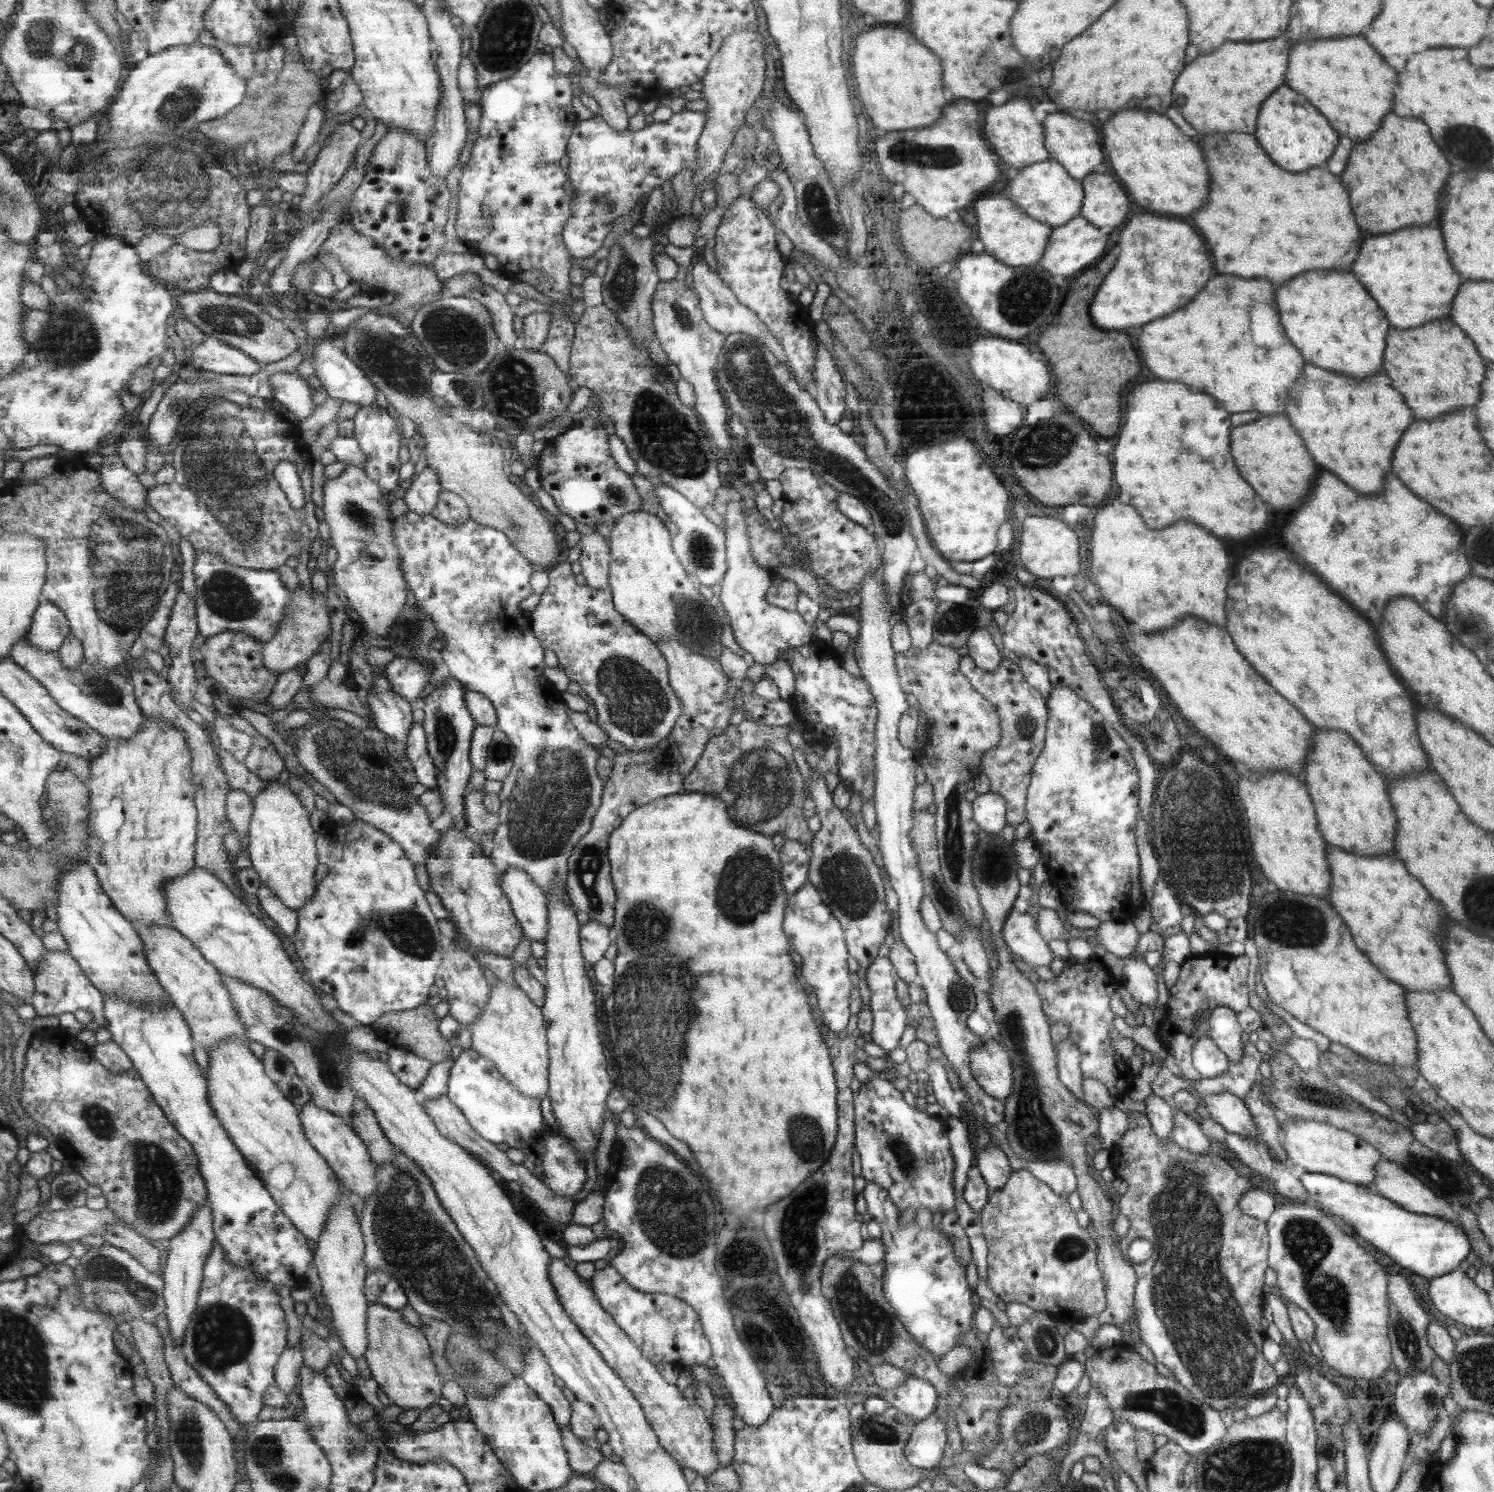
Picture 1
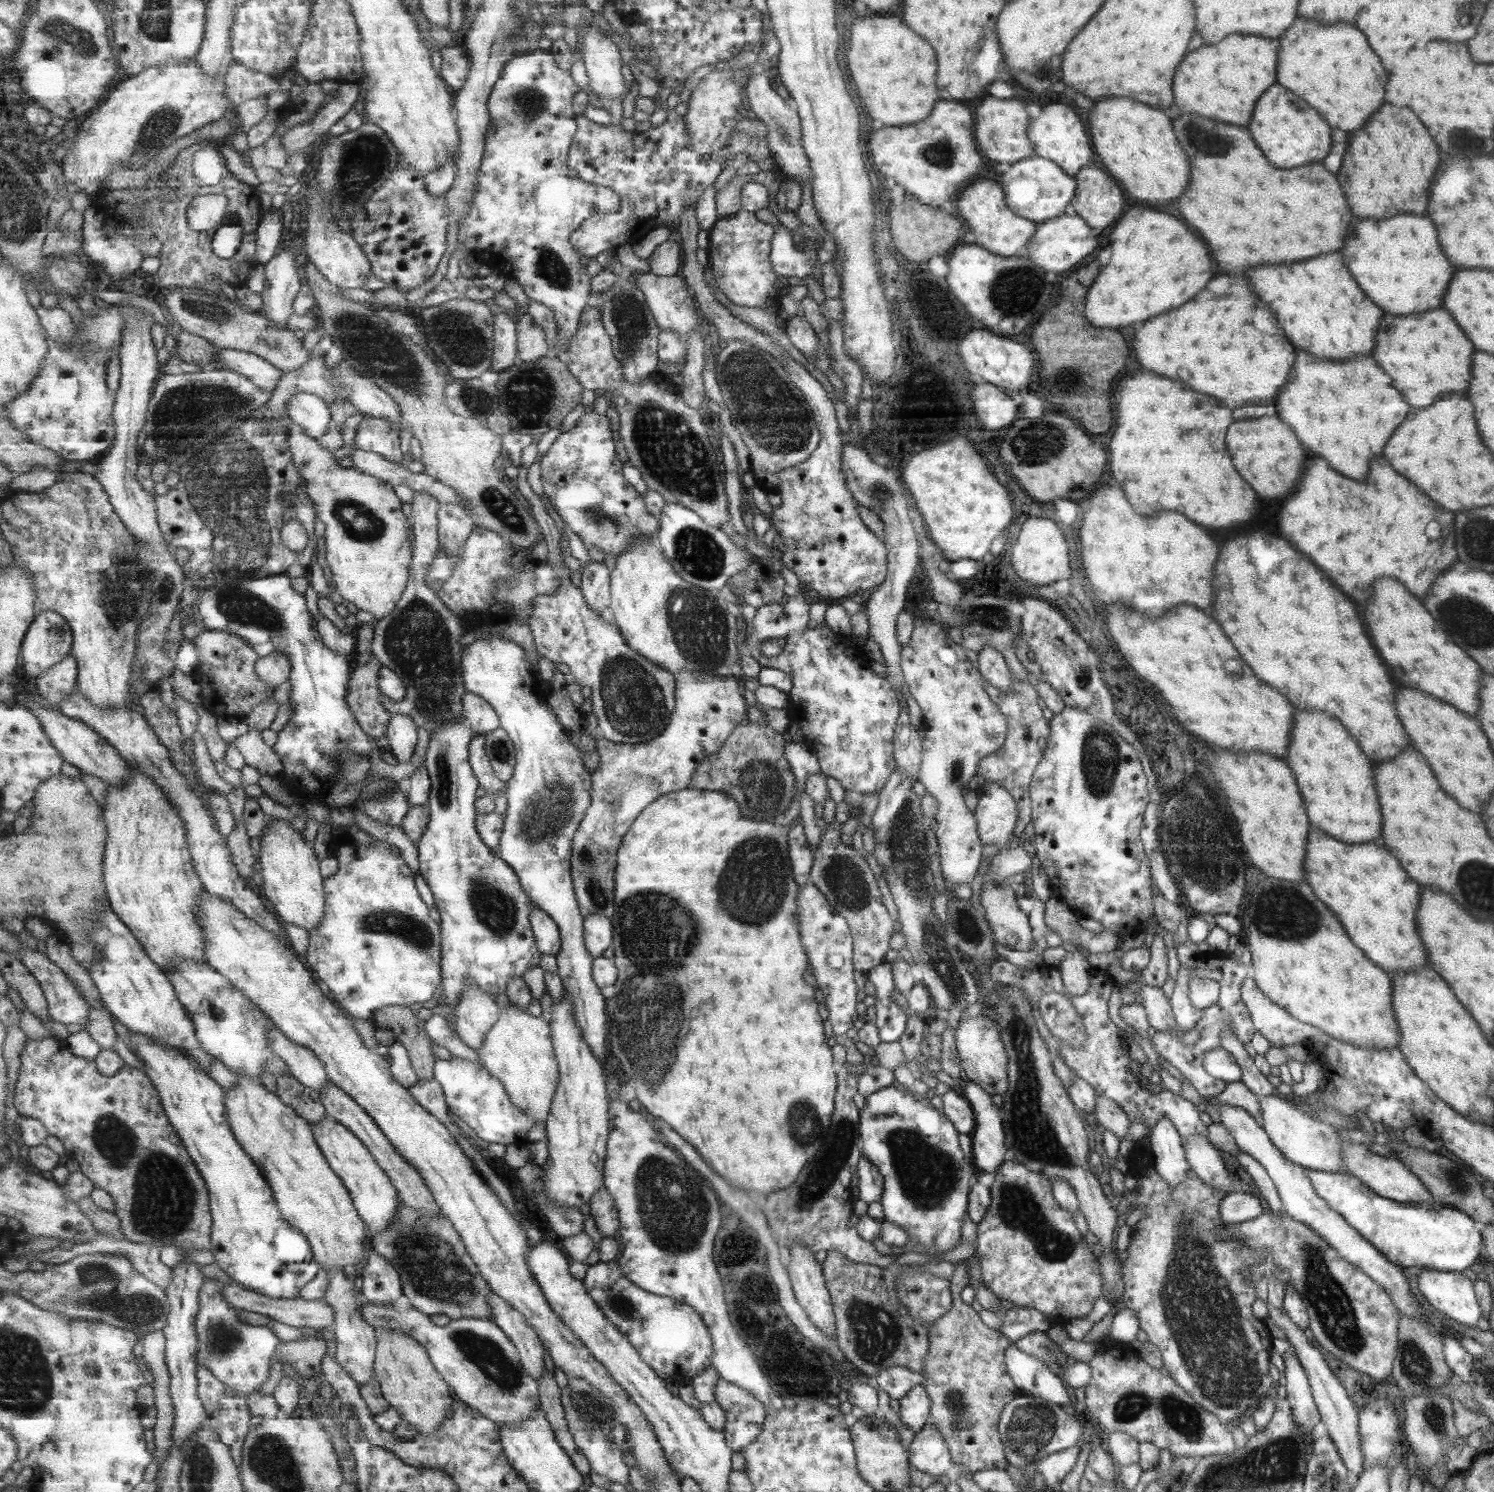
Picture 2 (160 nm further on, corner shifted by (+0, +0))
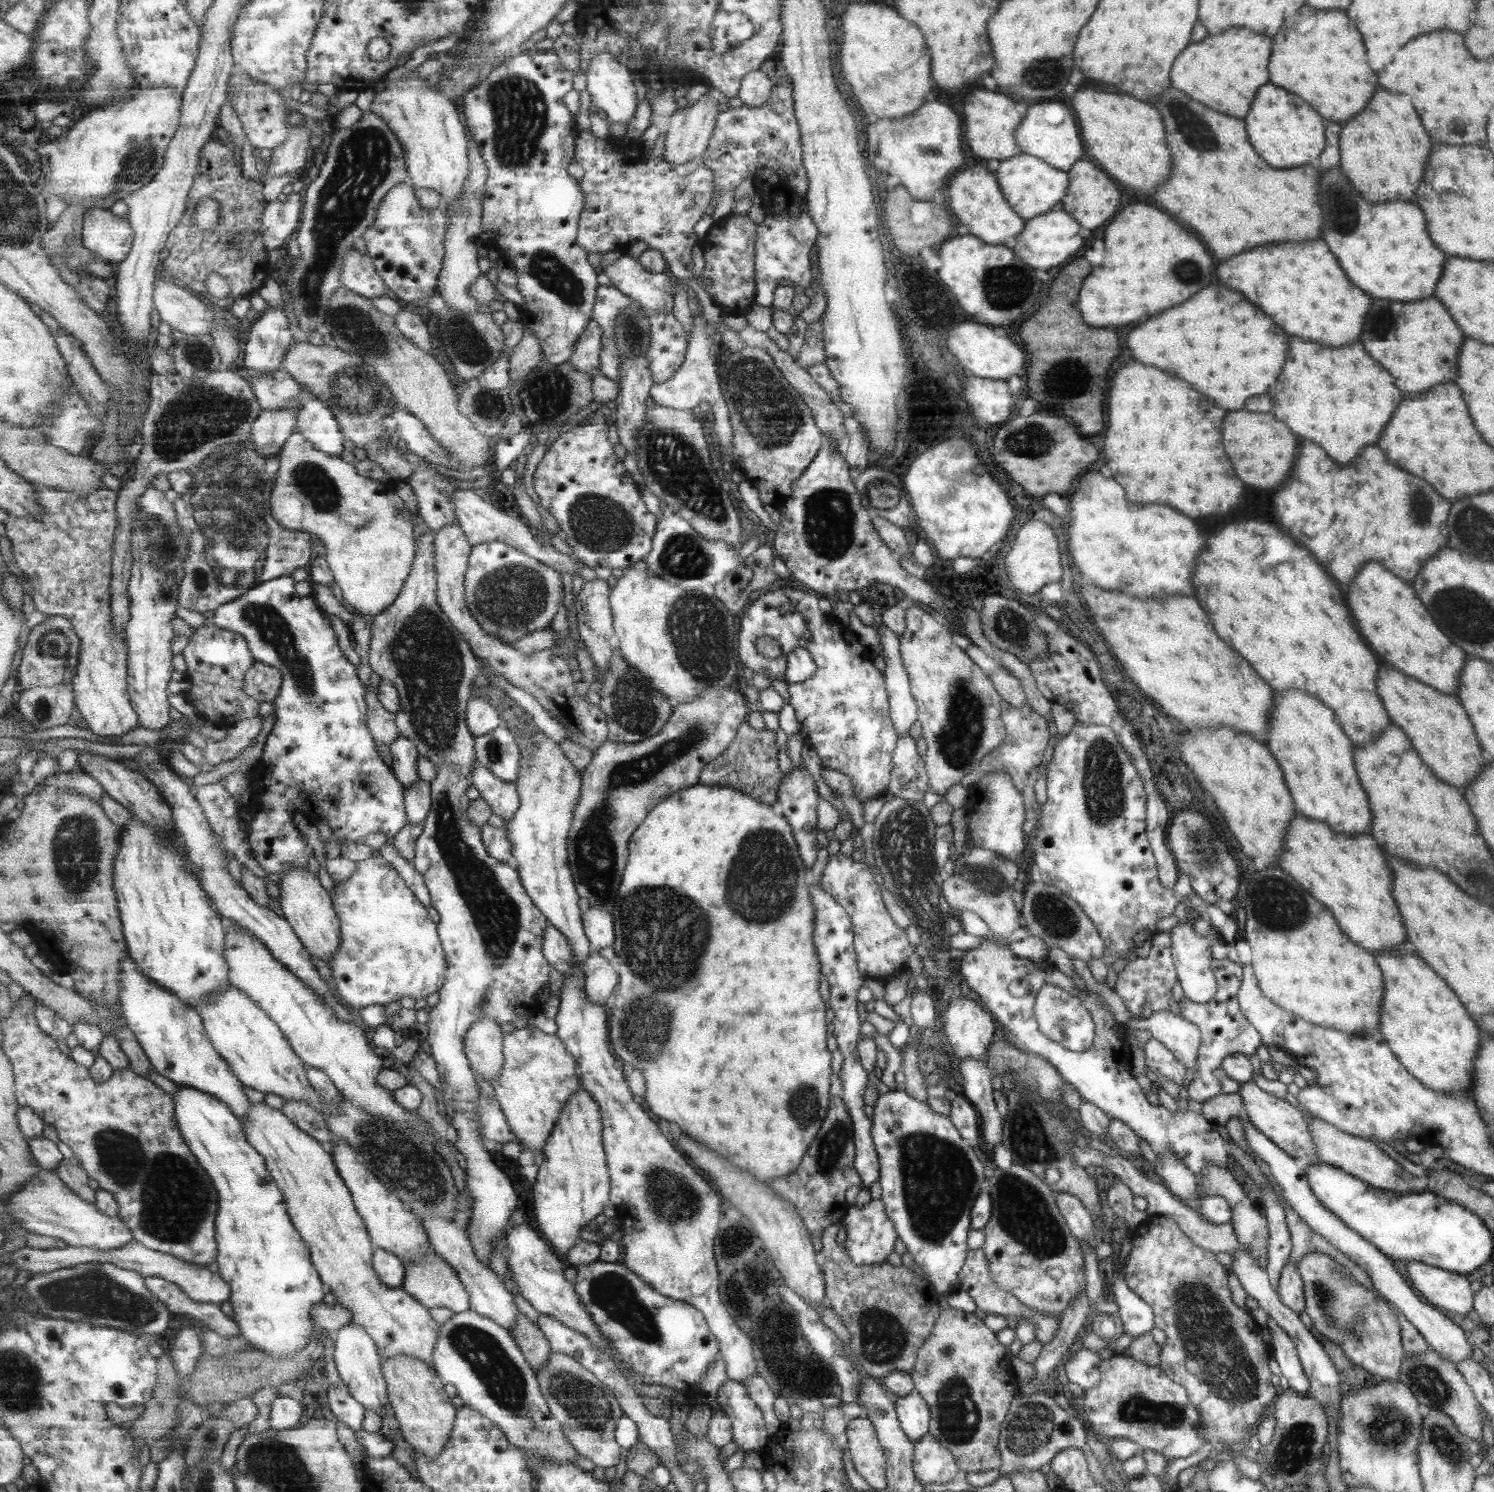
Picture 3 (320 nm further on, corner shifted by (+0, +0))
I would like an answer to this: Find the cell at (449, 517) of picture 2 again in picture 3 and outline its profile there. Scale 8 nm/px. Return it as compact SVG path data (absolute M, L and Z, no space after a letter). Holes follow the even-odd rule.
M456 520L443 530L436 532L434 543L439 603L456 629L471 644L472 651L478 660L484 666L490 666L492 672L503 676L513 686L533 695L542 708L562 724L569 740L593 752L599 750L610 740L608 716L600 704L592 703L587 696L579 696L579 690L575 688L577 682L573 678L574 672L571 672L568 660L553 649L545 649L530 655L522 653L513 645L490 635L469 610L465 600L465 583L473 547L469 544L469 539L460 522Z

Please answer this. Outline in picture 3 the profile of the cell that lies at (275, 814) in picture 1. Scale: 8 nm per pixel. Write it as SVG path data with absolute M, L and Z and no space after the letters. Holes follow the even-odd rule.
M290 868L287 872L283 872L283 879L278 888L279 906L283 917L293 926L294 932L313 957L327 964L331 963L342 945L341 920L337 916L331 893L321 886L317 873L313 875L307 868Z

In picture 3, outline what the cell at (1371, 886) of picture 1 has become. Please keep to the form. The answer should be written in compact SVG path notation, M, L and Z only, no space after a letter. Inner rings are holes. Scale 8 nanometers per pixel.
M1293 816L1293 824L1288 826L1289 832L1284 836L1285 852L1281 852L1281 860L1276 860L1279 868L1289 872L1305 892L1313 892L1313 896L1337 916L1337 924L1345 928L1349 940L1361 944L1361 948L1369 948L1373 954L1379 948L1393 948L1405 942L1401 914L1391 898L1389 870L1368 833L1336 833L1323 822L1301 816Z

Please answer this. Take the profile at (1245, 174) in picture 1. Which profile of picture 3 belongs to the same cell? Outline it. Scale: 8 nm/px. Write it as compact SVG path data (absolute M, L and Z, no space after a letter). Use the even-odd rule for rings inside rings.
M1175 88L1161 92L1153 104L1157 104L1157 108L1161 108L1161 116L1165 116L1165 128L1169 128L1169 148L1173 148L1173 176L1157 188L1153 200L1167 212L1173 212L1173 218L1191 226L1201 240L1209 244L1213 256L1225 260L1245 248L1255 248L1269 242L1301 242L1319 236L1323 220L1315 196L1317 172L1313 168L1307 165L1289 170L1269 168L1249 146L1243 120L1229 118L1199 102L1193 102Z

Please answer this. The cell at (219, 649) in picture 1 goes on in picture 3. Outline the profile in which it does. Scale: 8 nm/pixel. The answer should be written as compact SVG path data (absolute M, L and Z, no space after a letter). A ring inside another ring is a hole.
M211 623L202 624L189 638L182 656L186 663L185 672L191 681L187 699L209 722L230 729L239 721L255 718L259 714L261 702L245 693L245 675L257 660L242 634Z

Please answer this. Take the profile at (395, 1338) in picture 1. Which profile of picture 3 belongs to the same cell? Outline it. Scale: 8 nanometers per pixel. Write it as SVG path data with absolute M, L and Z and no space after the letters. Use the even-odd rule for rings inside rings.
M398 1354L383 1360L382 1368L385 1380L388 1381L389 1402L394 1409L395 1417L399 1420L405 1441L413 1446L415 1452L423 1453L425 1457L429 1457L431 1460L437 1459L451 1441L458 1412L455 1404L451 1402L449 1394L445 1392L443 1380L433 1372L433 1369L424 1360L419 1360L416 1356L409 1356L408 1354Z

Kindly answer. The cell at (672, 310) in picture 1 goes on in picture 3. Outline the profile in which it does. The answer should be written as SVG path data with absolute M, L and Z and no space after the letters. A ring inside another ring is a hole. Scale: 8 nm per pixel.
M625 253L617 262L603 268L611 285L645 308L671 313L676 306L672 275L649 272L639 259Z

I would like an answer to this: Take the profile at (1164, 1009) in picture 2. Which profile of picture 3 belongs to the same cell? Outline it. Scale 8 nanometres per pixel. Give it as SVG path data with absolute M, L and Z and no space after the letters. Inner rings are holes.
M1167 1009L1123 1025L1124 1034L1140 1030L1149 1032L1152 1039L1161 1042L1181 1064L1187 1064L1188 1076L1193 1076L1200 1047L1200 1032L1197 1026L1185 1020L1179 1013L1173 1014Z

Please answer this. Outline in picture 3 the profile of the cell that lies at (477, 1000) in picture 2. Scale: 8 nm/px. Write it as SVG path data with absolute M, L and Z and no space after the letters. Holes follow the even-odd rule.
M482 1018L473 1025L465 1037L465 1052L471 1061L471 1067L492 1084L500 1078L505 1066L505 1035L496 1020Z

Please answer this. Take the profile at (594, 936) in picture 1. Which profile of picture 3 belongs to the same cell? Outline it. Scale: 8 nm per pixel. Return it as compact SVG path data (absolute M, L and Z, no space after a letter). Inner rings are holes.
M590 907L584 914L584 928L594 952L613 946L616 941L615 920L605 908Z

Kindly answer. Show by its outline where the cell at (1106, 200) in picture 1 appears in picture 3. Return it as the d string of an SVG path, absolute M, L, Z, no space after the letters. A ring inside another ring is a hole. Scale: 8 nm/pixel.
M1082 158L1072 164L1067 175L1069 179L1067 190L1059 203L1061 210L1074 217L1080 223L1081 228L1093 230L1115 214L1115 208L1117 208L1117 202L1119 202L1119 190L1101 170L1097 170L1091 162Z

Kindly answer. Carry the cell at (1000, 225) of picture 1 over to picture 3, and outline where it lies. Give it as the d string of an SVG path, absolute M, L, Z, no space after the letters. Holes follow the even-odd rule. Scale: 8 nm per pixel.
M973 164L953 174L948 181L949 212L967 227L967 232L990 245L1010 244L1024 228L1025 220L1011 208L1005 196L999 192L995 175L989 174L983 166Z

